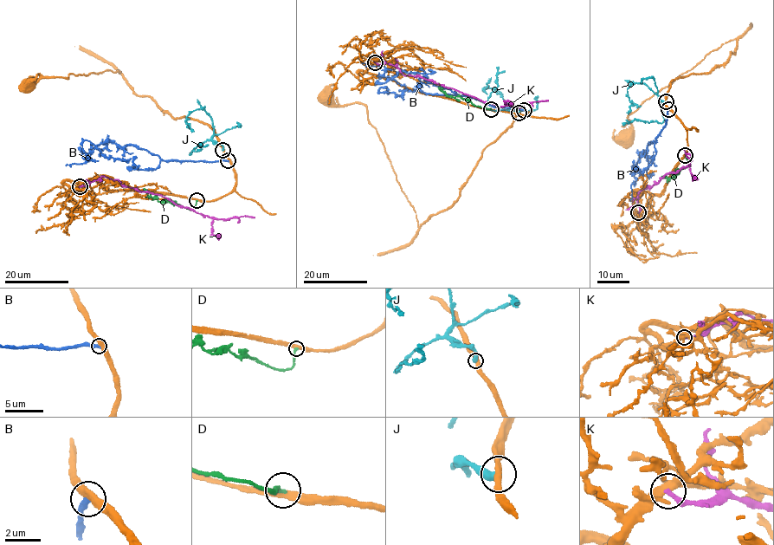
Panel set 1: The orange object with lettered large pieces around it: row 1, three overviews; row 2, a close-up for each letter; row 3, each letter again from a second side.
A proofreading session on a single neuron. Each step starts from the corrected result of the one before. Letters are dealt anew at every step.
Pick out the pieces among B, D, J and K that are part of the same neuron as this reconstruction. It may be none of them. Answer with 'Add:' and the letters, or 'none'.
Add: none

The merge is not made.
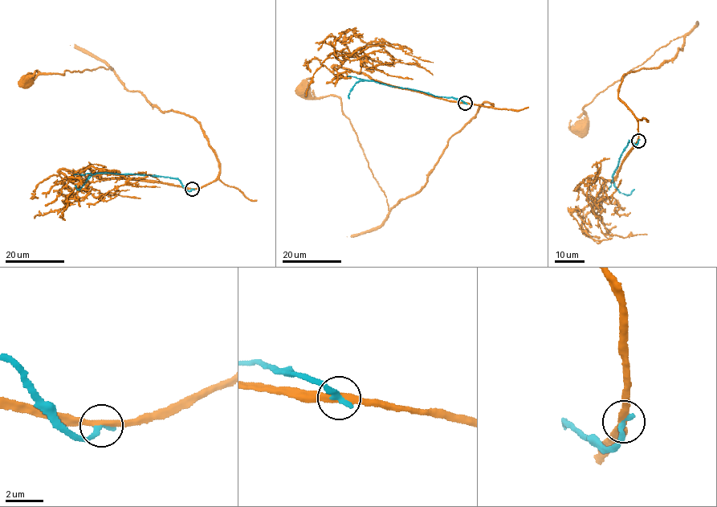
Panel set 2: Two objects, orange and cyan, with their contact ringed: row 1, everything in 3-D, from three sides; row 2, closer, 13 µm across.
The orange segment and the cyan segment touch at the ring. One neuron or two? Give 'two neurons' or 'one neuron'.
two neurons

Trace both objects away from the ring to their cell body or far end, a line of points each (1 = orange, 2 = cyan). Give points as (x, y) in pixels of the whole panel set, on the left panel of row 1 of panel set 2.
1: (192, 189), (211, 183), (220, 169), (193, 118), (153, 106), (128, 90), (112, 67), (34, 75), (25, 82)
2: (192, 189), (186, 190), (176, 178), (119, 173), (94, 173), (79, 190), (76, 186)

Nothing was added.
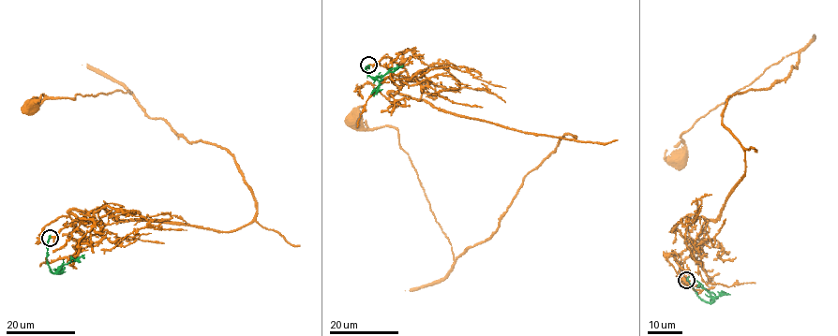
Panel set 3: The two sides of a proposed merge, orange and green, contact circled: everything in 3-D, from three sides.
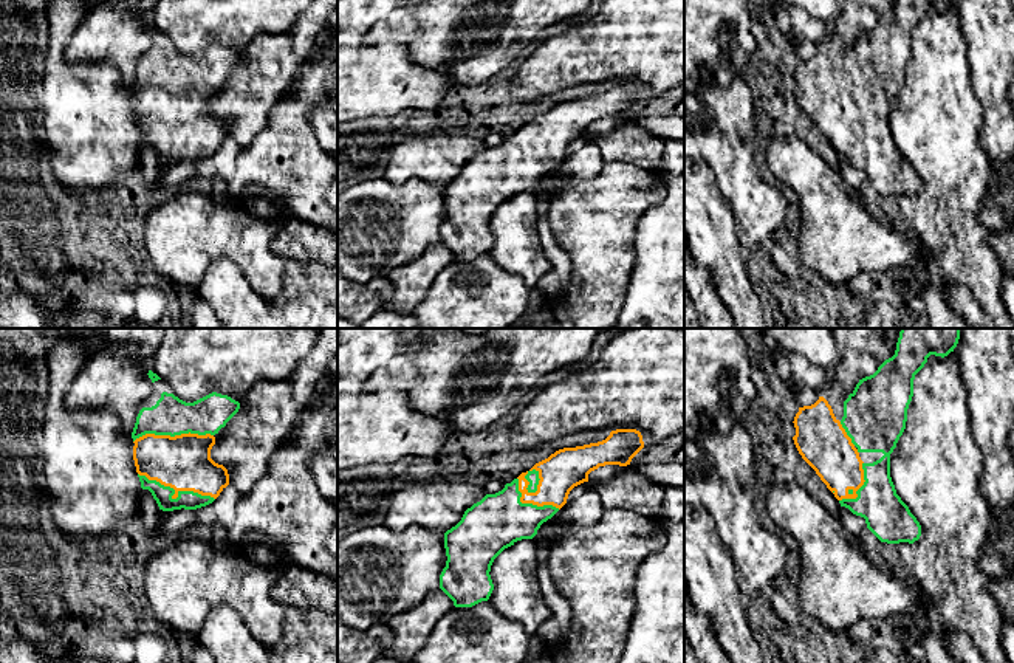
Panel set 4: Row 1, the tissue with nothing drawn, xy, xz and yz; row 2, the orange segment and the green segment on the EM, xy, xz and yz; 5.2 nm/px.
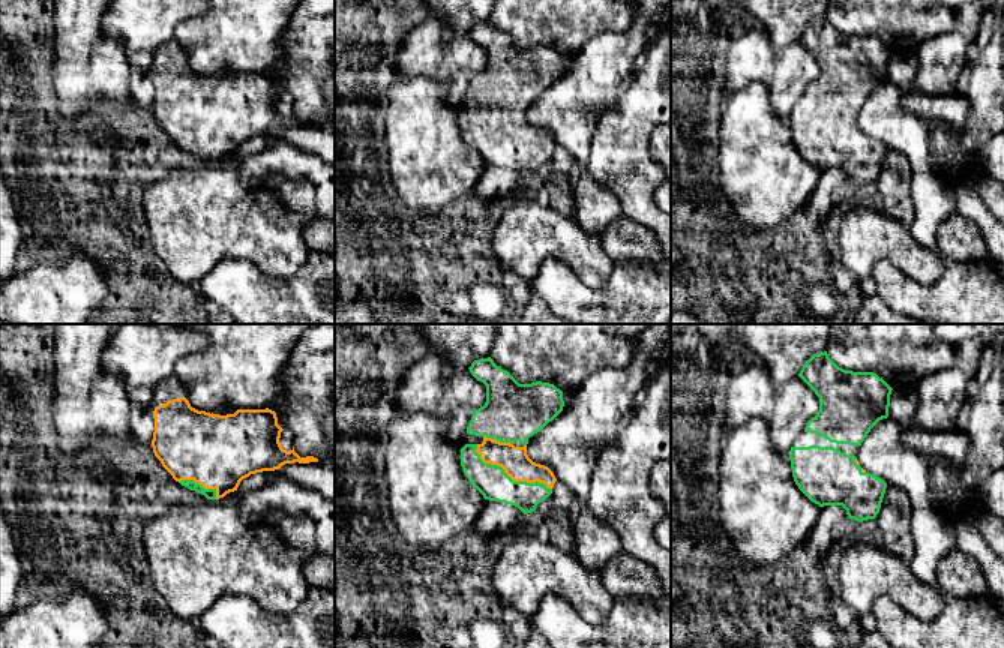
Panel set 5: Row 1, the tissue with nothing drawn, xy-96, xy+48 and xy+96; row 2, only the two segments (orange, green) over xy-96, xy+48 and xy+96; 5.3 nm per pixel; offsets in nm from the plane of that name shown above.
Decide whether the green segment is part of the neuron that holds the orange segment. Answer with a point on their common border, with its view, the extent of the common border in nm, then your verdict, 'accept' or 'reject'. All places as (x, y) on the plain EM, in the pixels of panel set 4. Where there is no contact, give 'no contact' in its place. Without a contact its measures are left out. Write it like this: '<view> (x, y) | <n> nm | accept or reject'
xy (177, 144) | 420 nm | accept

